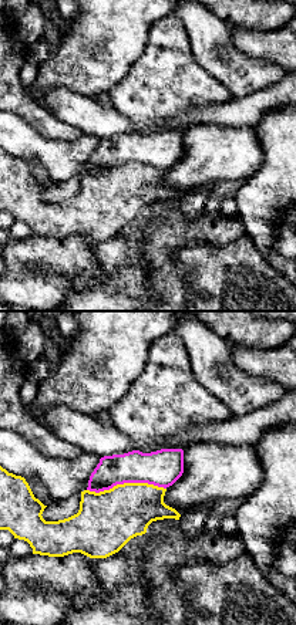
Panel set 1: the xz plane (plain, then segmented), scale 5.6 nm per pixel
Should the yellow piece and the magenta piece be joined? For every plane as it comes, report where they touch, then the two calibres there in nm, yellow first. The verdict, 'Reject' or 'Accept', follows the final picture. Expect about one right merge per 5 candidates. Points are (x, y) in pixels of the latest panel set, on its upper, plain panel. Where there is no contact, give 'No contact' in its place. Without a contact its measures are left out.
Touches yellow at (125, 165). Thickness 340 nm (yellow) against 200 nm

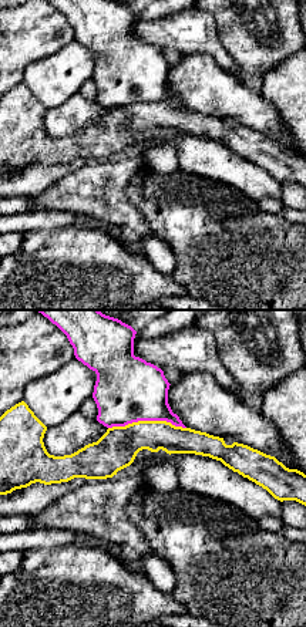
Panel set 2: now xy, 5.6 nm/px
Touches yellow at (147, 103). Thickness 220 nm (yellow) against 360 nm

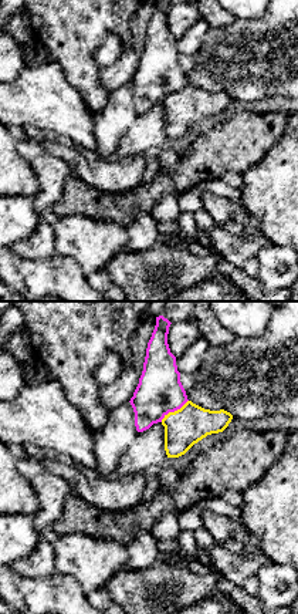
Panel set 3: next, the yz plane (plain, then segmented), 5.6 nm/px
Touches yellow at (175, 93). Thickness 220 nm (yellow) against 260 nm

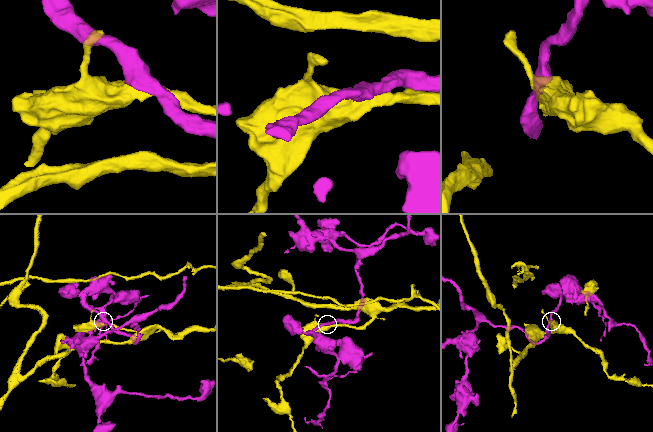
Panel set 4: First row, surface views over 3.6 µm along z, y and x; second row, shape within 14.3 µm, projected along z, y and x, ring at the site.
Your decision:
Reject

